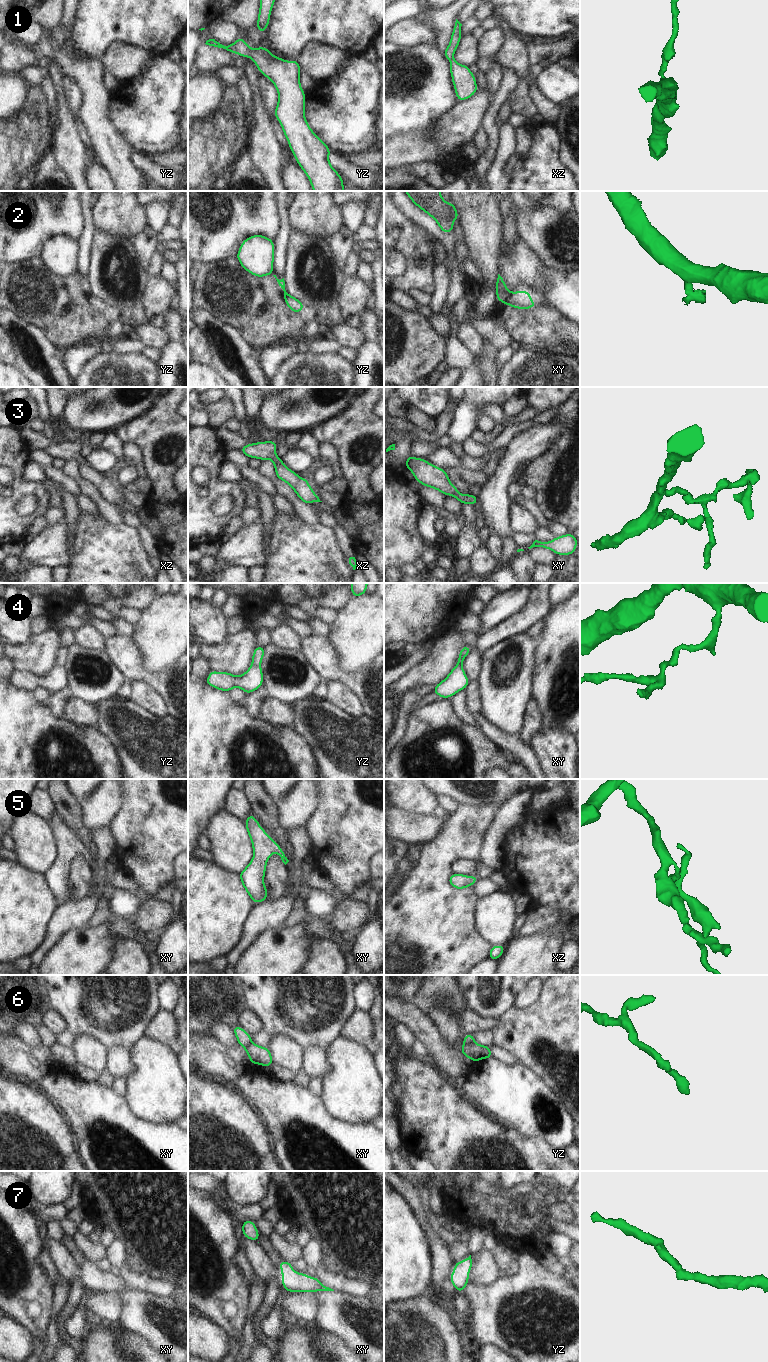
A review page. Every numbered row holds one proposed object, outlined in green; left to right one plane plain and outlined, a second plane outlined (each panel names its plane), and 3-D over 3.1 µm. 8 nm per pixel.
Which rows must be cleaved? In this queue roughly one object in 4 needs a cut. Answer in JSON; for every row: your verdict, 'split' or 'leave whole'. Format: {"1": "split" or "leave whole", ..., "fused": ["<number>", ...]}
{"1": "leave whole", "2": "split", "3": "leave whole", "4": "leave whole", "5": "leave whole", "6": "split", "7": "leave whole", "fused": ["2", "6"]}

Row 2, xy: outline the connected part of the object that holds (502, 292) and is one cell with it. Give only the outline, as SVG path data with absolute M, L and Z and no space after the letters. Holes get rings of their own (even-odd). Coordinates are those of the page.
M499 274L495 283L495 287L497 300L499 302L503 302L510 294L510 291L508 290L503 278Z

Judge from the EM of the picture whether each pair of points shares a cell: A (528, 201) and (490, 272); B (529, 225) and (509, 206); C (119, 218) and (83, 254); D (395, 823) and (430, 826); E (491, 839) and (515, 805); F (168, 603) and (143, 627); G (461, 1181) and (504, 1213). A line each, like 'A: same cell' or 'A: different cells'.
A: different cells
B: different cells
C: different cells
D: same cell
E: same cell
F: same cell
G: same cell

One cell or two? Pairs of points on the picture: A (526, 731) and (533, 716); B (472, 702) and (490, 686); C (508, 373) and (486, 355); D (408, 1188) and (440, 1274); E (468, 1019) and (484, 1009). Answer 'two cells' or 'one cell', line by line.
A: one cell
B: two cells
C: two cells
D: one cell
E: two cells

